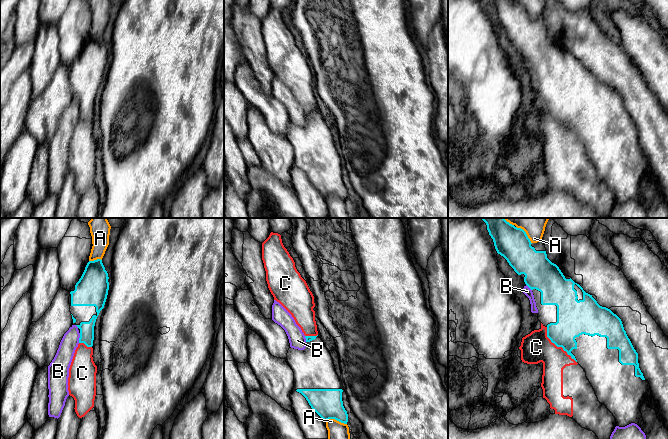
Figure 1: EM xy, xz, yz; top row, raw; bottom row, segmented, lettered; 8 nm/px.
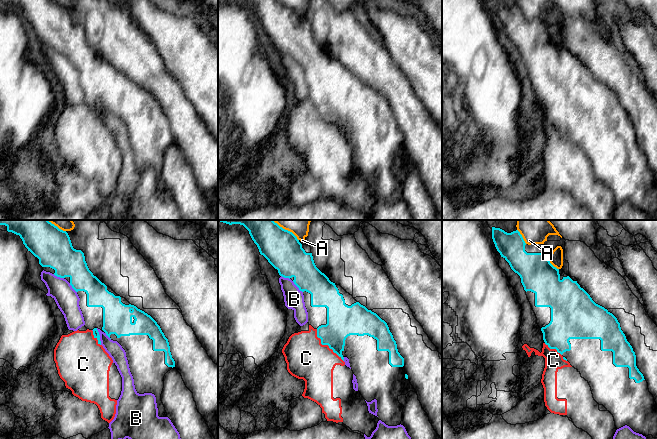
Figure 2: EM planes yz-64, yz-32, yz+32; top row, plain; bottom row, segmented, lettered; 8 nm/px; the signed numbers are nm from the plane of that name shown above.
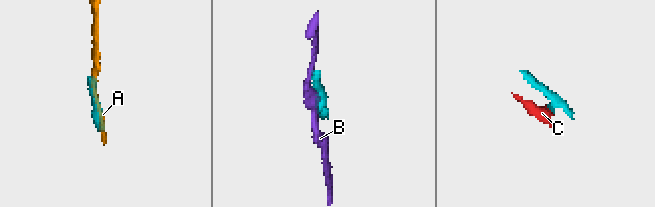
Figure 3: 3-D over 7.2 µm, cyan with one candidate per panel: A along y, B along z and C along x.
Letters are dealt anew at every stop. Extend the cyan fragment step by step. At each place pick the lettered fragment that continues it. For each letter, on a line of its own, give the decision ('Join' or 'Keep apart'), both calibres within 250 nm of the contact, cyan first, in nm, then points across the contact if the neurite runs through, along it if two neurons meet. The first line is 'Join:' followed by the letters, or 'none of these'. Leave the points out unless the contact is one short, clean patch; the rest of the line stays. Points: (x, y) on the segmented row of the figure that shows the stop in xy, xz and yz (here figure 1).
Join: none of these
A: Keep apart. Thickness 240 nm (cyan) against 140 nm
B: Keep apart. Thickness 110 nm (cyan) against 150 nm
C: Keep apart. Thickness 260 nm (cyan) against 240 nm. Boundary: yz (546, 327), (546, 336), (557, 346), (560, 346), (576, 362)

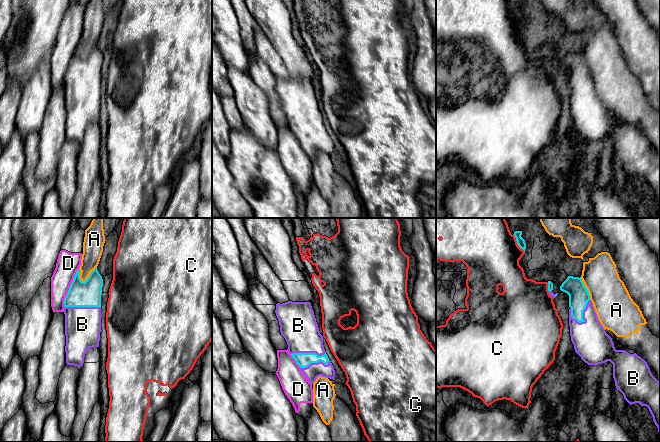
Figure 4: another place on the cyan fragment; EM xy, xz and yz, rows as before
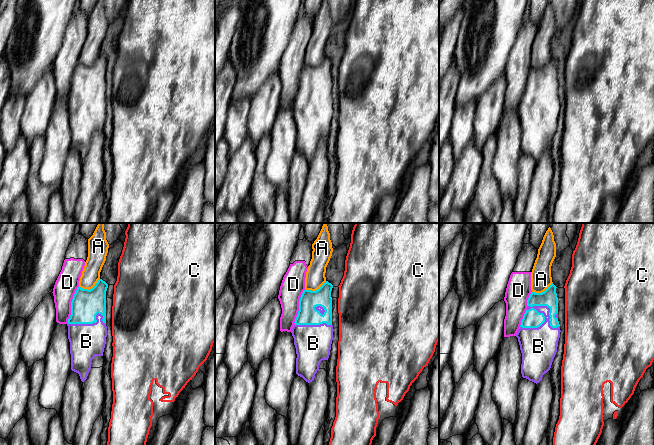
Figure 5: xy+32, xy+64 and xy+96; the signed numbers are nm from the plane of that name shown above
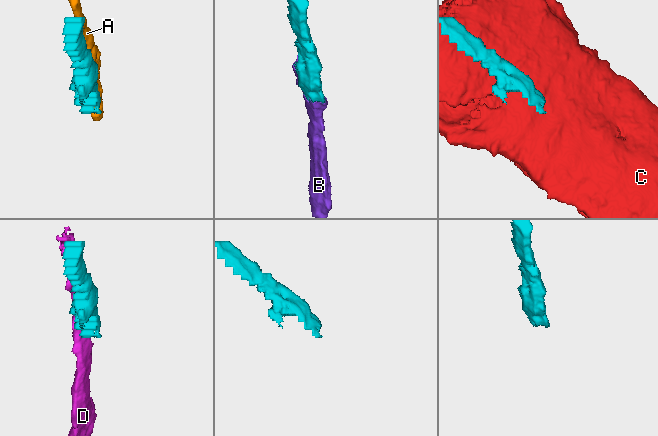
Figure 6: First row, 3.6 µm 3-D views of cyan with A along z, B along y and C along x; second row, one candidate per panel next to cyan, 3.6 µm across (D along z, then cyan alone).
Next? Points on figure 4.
Join: B
A: Keep apart. Thickness 200 nm (cyan) against 160 nm
B: Join. Thickness 160 nm (cyan) against 280 nm
C: Keep apart. Thickness 70 nm (cyan) against 460 nm
D: Keep apart. Thickness 200 nm (cyan) against 180 nm

